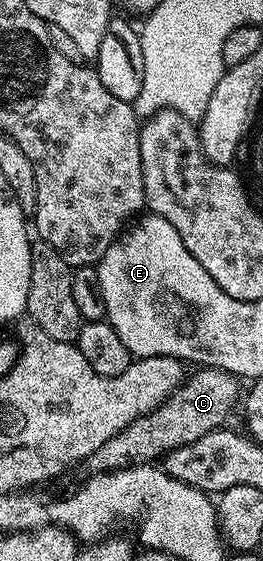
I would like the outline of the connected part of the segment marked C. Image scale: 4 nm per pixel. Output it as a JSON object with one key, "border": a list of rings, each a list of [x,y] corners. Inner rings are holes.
{"border":[[[201,366],[196,371],[194,376],[192,373],[186,379],[174,396],[167,398],[167,402],[151,410],[151,414],[131,422],[131,426],[127,426],[115,438],[103,442],[103,446],[99,446],[99,450],[89,456],[88,471],[93,474],[114,472],[117,468],[155,462],[177,447],[187,446],[188,443],[203,438],[208,432],[222,427],[236,402],[238,405],[241,396],[238,379],[222,368]]]}

